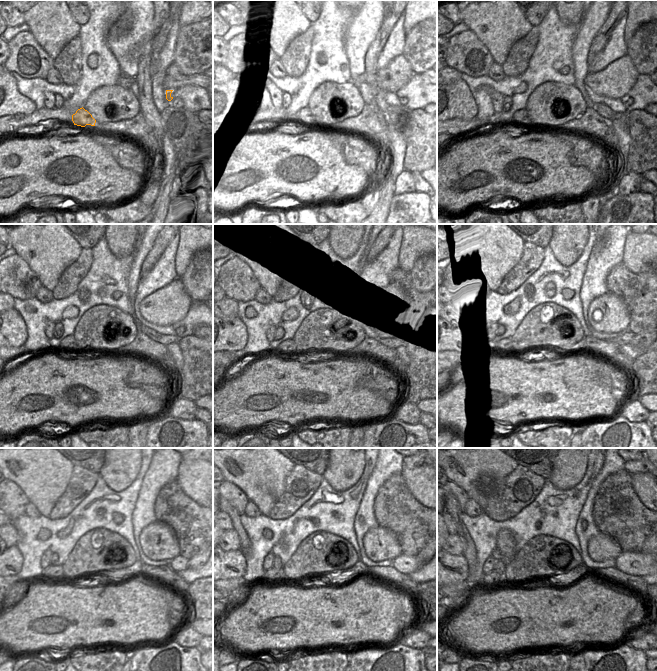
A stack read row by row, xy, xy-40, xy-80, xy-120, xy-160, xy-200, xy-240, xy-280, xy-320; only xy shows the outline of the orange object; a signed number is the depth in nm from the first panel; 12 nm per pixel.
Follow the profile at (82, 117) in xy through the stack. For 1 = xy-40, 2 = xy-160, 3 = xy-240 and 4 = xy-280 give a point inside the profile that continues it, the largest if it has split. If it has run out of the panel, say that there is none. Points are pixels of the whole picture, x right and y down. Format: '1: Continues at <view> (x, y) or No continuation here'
1: Continues at xy-40 (304, 117)
2: Continues at xy-160 (288, 346)
3: Continues at xy-240 (51, 571)
4: Continues at xy-280 (272, 574).

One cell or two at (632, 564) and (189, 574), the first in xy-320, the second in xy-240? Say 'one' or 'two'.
two

